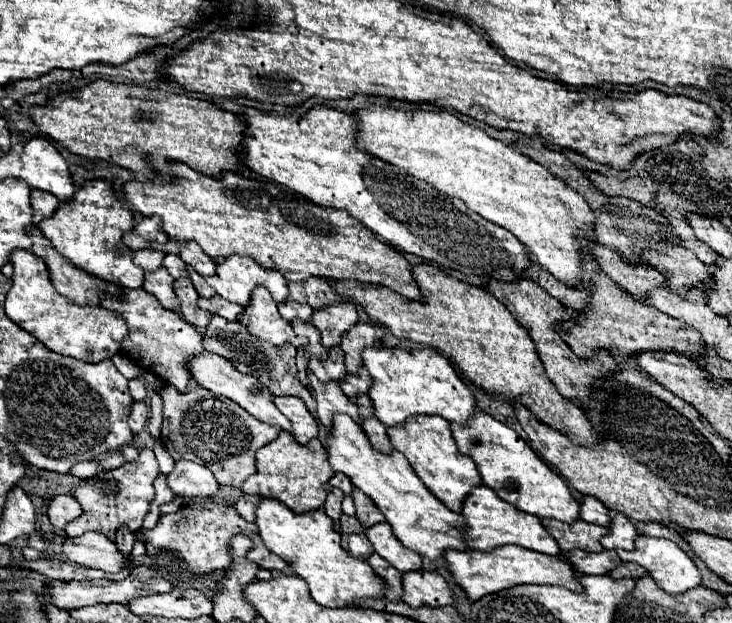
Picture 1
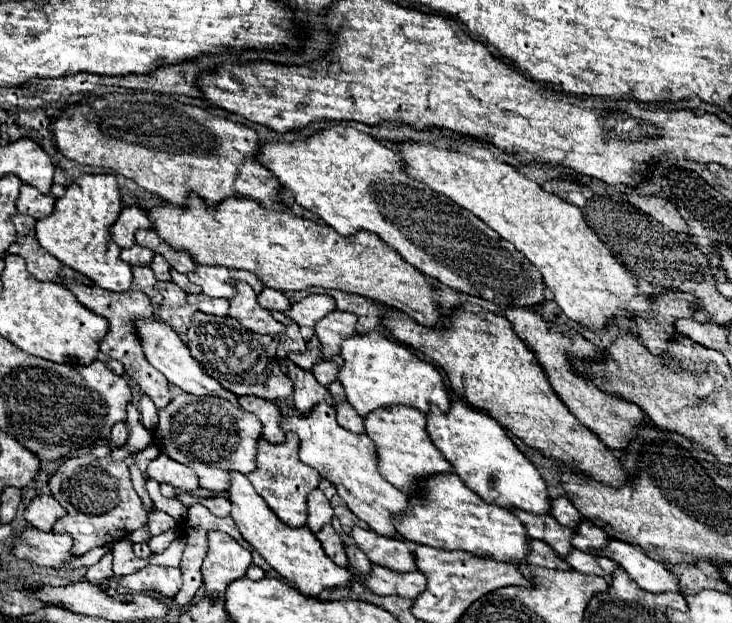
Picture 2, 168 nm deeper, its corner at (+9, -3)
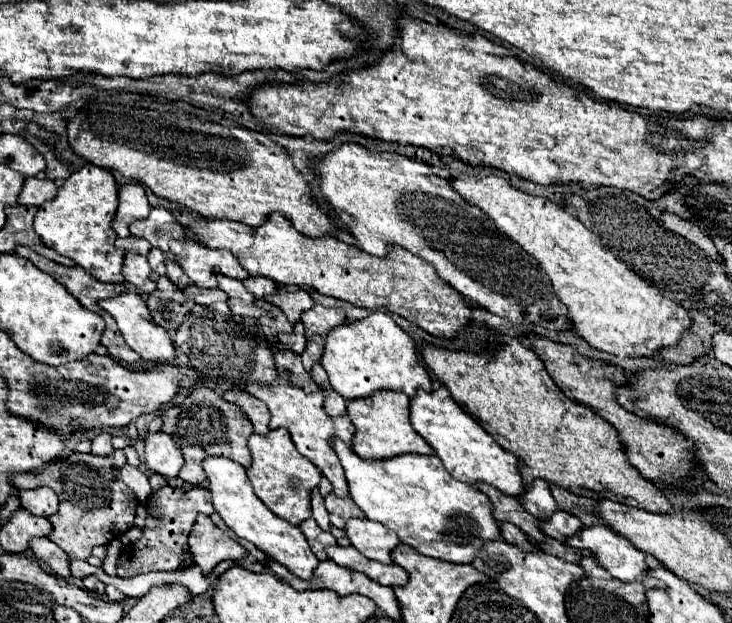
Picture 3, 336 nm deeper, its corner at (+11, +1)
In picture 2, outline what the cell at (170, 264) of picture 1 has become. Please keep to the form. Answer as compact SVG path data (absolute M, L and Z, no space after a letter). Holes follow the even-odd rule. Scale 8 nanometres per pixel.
M156 254L154 260L152 260L152 264L150 264L150 268L154 270L156 280L162 280L162 282L168 282L168 280L170 280L170 264L166 262L164 256Z

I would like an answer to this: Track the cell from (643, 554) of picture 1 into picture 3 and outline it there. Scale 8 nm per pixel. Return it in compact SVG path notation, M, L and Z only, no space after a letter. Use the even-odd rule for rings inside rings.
M604 524L584 526L576 536L570 536L566 544L590 550L600 566L604 566L612 576L624 582L638 580L648 570L644 562L644 552L634 548L632 542L628 542L624 536L616 534Z

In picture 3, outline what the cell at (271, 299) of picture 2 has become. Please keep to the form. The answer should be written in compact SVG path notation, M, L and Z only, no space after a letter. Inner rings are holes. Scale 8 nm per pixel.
M250 276L248 280L244 280L244 286L248 290L252 290L256 298L264 298L264 296L276 292L276 284L270 278L264 278L264 276Z

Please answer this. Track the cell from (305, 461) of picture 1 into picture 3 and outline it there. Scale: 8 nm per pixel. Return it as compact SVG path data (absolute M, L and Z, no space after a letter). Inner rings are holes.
M286 428L270 430L268 434L252 434L250 436L250 450L252 450L252 466L248 468L248 478L252 482L252 488L256 496L280 518L286 522L298 526L300 522L308 520L312 516L310 512L310 492L318 486L322 474L320 470L304 458L294 442L290 440L290 434Z

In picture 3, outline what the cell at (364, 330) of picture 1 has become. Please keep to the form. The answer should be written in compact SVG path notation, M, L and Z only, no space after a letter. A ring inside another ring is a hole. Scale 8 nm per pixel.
M312 306L310 310L302 312L302 324L306 328L306 338L312 338L314 334L328 334L334 326L344 324L346 316L342 308L326 308L326 306Z

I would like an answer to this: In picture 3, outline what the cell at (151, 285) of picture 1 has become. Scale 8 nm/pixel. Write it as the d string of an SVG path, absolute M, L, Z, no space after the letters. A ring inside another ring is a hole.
M126 252L122 274L124 274L126 282L132 284L138 292L154 292L156 290L154 282L148 278L150 276L150 266L148 266L146 256Z

